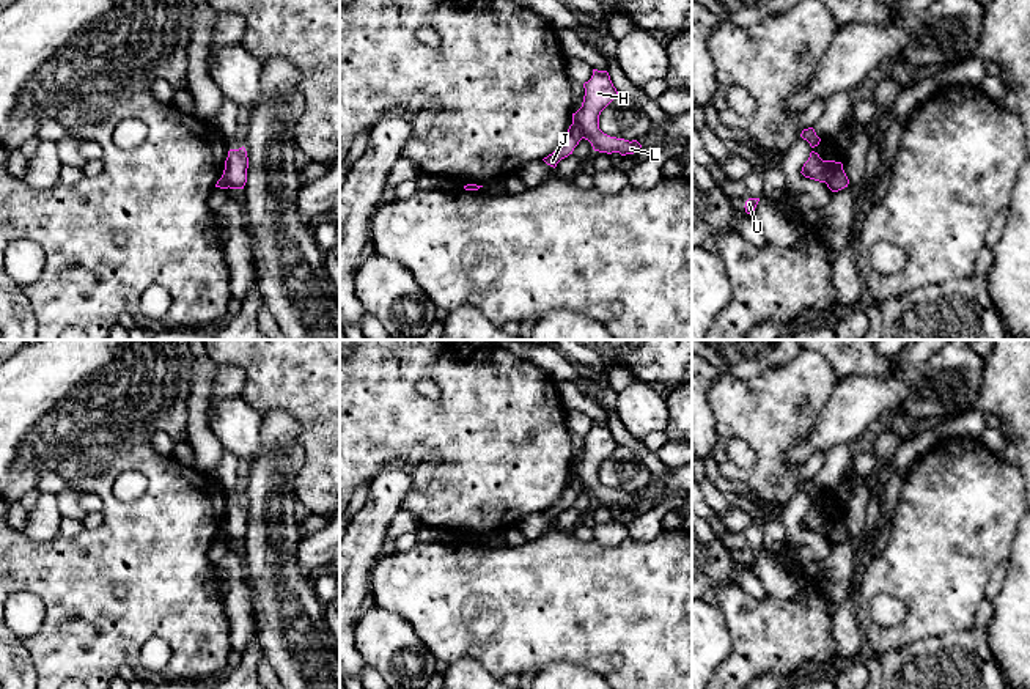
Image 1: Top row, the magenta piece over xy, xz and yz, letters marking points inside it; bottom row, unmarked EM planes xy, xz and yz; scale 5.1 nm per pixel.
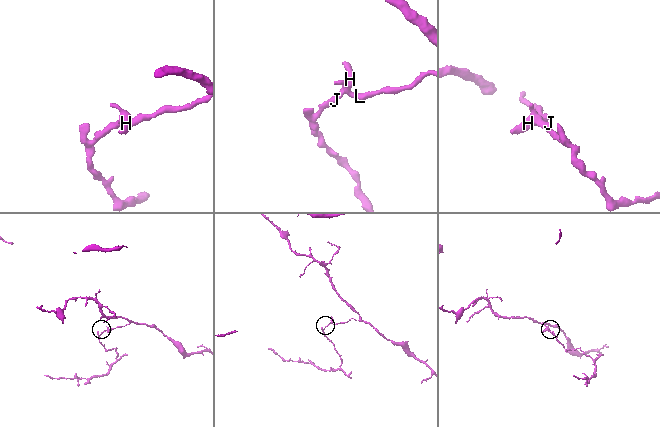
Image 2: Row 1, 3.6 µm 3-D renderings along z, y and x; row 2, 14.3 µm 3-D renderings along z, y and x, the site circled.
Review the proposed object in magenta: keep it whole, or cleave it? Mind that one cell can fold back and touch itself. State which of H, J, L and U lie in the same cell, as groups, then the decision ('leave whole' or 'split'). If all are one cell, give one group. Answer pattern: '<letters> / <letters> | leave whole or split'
H L U / J | split

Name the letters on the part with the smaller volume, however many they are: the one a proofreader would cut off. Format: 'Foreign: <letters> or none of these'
Foreign: J

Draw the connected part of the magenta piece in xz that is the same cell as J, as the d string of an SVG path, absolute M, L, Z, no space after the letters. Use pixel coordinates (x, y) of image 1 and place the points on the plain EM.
M572 473L572 477L569 478L566 488L563 489L560 499L549 507L547 510L544 510L543 513L550 518L550 519L557 519L557 516L568 510L569 507L572 507L574 500L579 497L579 494L583 491L583 485L582 480Z

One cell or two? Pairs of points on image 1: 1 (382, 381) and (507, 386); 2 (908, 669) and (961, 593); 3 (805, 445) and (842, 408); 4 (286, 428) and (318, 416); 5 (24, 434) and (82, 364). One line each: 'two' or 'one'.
1: one
2: two
3: one
4: two
5: one

